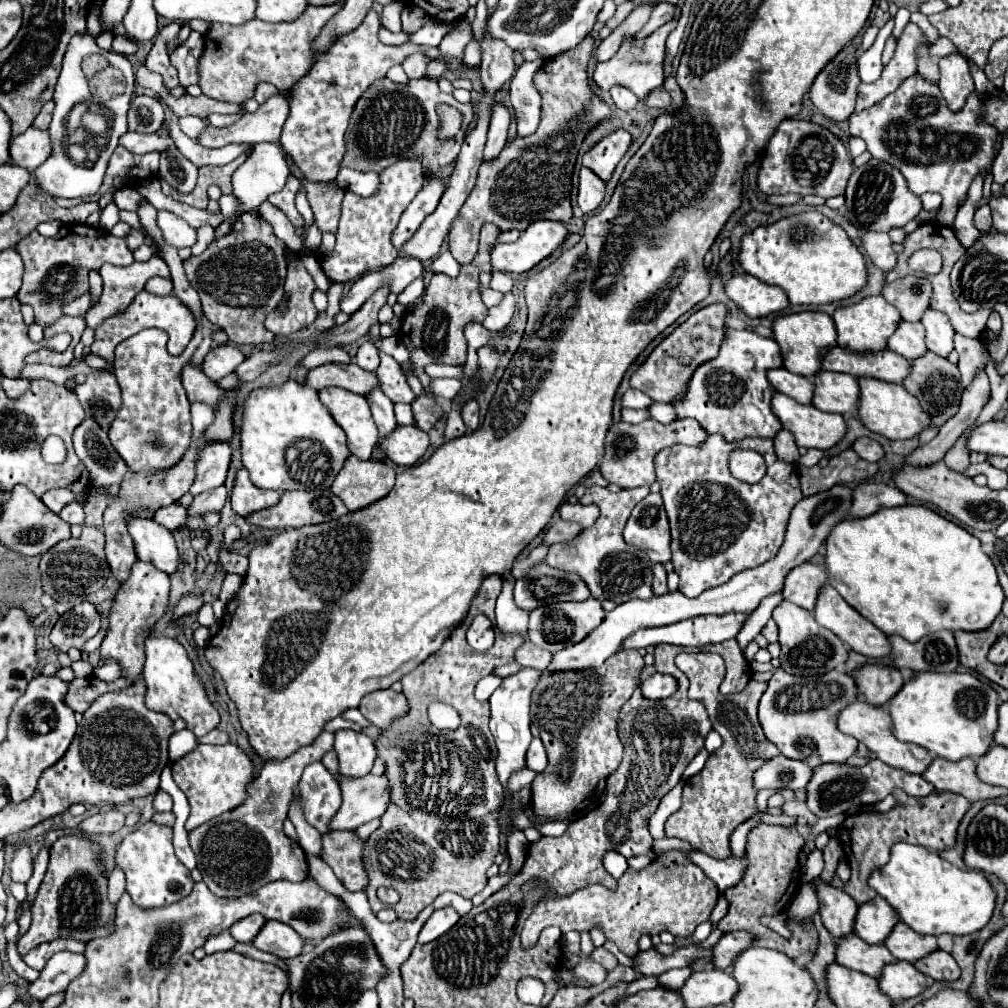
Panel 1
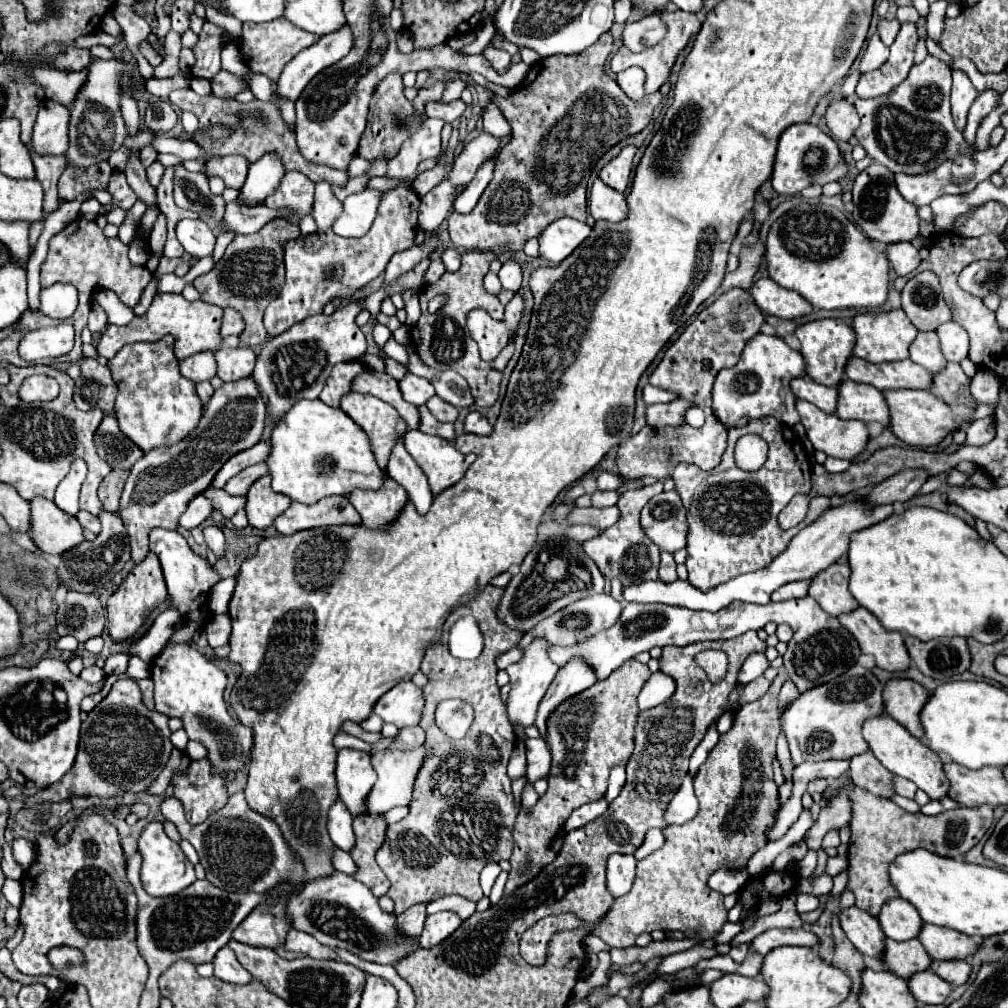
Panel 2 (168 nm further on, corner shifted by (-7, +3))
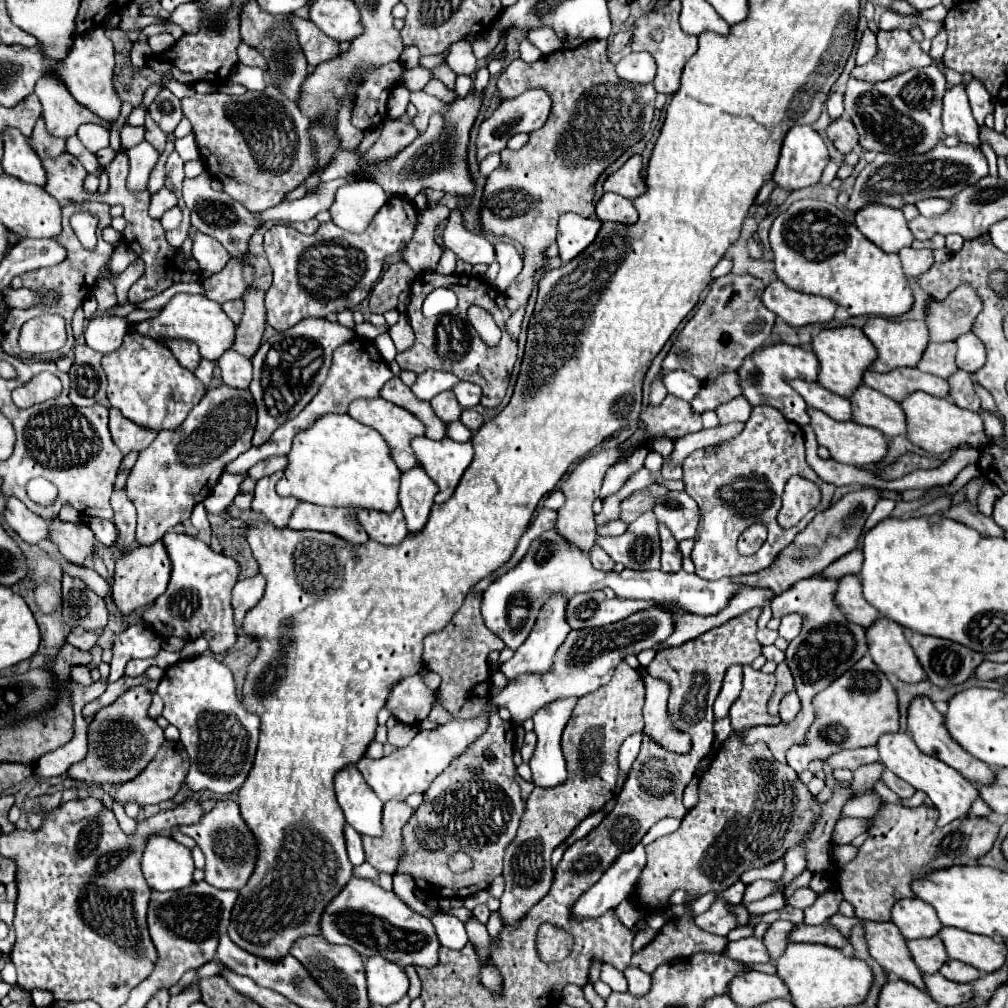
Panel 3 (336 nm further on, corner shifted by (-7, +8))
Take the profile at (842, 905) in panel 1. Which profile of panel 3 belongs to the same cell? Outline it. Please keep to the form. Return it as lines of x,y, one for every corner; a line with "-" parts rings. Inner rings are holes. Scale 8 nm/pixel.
864,922
864,930
872,958
878,960
886,972
892,972
916,988
926,990
924,972
920,972
920,968
914,964
906,938
900,934
894,922

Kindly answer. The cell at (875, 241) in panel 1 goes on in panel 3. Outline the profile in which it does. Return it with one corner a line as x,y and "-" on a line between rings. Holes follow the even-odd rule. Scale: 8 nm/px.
902,248
898,256
900,256
900,260
902,260
904,274
906,274
908,278
918,278
918,276
920,276
920,274
924,274
926,270
930,270
930,266
934,264
932,250

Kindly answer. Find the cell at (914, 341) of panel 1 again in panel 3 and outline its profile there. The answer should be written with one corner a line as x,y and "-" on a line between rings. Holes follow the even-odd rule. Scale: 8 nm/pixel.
930,342
918,368
926,374
934,374
940,378
950,378
958,366
956,366
956,344
954,342
944,342
944,344
934,344

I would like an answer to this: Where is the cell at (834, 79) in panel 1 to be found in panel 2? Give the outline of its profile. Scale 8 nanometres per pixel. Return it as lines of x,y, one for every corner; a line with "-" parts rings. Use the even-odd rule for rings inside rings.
836,95
832,99
824,117
826,117
826,123
832,131
832,137
842,139
842,141
848,141
854,135
856,127
860,125
860,117
854,109
852,99
846,99
842,95

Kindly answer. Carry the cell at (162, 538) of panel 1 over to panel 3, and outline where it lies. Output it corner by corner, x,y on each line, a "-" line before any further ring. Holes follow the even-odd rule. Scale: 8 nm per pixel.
168,532
164,534
164,544
168,548
170,560
172,560
172,578
170,584
166,588
166,592
162,596
158,596
158,600
142,614
142,620
162,638
182,638
182,640
196,640
196,638
206,638
210,644
212,654
224,654
228,652
236,640
238,640
238,628
234,622
234,612
232,612
232,588
238,582
240,576
240,566
234,558
228,558
224,554
214,552
208,544
204,544
198,538
192,538
188,534
176,534
176,532

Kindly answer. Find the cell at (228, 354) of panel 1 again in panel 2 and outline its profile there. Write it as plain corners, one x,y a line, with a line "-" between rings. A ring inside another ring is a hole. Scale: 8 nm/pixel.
220,347
216,351
216,365
218,365
218,377
222,381
236,381
252,375
256,355
250,347
236,347
236,349

